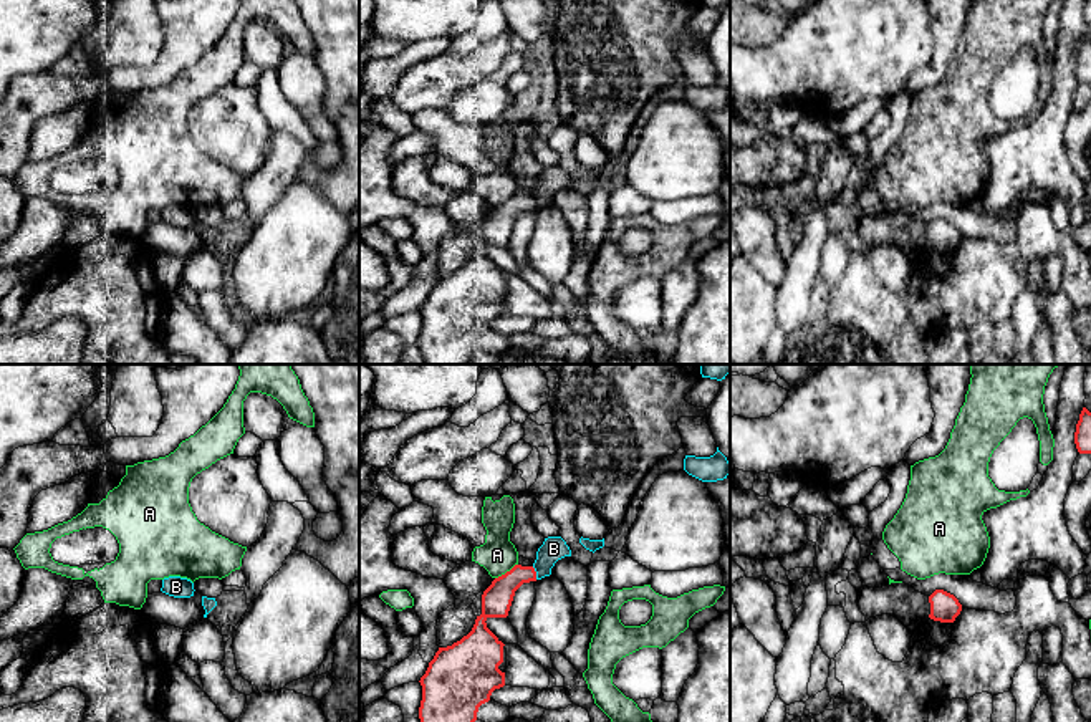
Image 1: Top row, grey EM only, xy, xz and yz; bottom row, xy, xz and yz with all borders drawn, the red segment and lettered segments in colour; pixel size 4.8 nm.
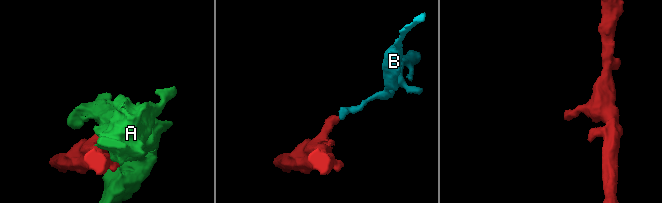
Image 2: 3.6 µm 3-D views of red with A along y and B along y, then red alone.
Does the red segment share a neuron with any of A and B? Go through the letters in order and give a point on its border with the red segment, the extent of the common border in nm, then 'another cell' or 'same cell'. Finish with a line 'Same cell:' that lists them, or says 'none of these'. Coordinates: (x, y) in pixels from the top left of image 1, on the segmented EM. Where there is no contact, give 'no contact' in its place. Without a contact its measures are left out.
A: meets red in xz at (507, 572); contact 130 nm long; another cell
B: meets red in xz at (535, 573); contact 70 nm long; another cell
Same cell: none of these

